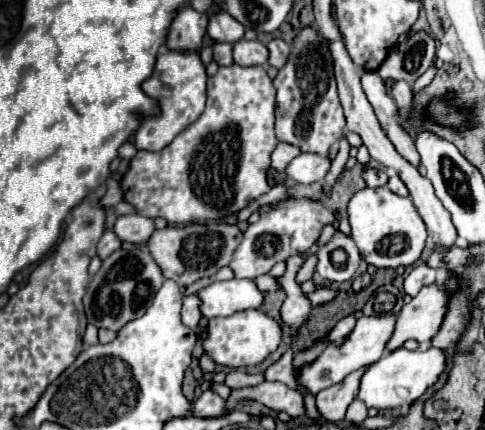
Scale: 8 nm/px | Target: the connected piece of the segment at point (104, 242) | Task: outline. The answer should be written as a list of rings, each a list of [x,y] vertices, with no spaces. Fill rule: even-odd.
[[[108,227],[108,229],[104,231],[100,243],[98,243],[98,255],[100,255],[102,259],[106,259],[112,251],[116,251],[116,249],[120,249],[120,247],[122,247],[122,241],[120,241],[120,239],[116,237],[116,233]]]

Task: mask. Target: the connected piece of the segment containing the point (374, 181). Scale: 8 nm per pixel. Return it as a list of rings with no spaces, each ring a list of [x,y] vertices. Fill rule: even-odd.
[[[366,165],[362,169],[362,177],[364,177],[364,181],[366,181],[368,187],[382,187],[382,185],[388,183],[388,175],[384,171],[380,171],[380,169],[370,167],[370,165]]]

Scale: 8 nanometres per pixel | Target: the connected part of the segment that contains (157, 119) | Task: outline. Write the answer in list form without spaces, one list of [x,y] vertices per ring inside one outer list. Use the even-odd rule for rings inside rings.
[[[166,51],[158,55],[154,73],[142,83],[142,91],[158,103],[158,115],[140,115],[140,127],[134,135],[136,149],[162,151],[192,121],[200,117],[206,105],[206,69],[198,51]]]

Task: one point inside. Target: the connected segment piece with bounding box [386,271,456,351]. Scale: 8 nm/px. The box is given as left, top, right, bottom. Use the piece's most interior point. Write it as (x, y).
(419, 320)

